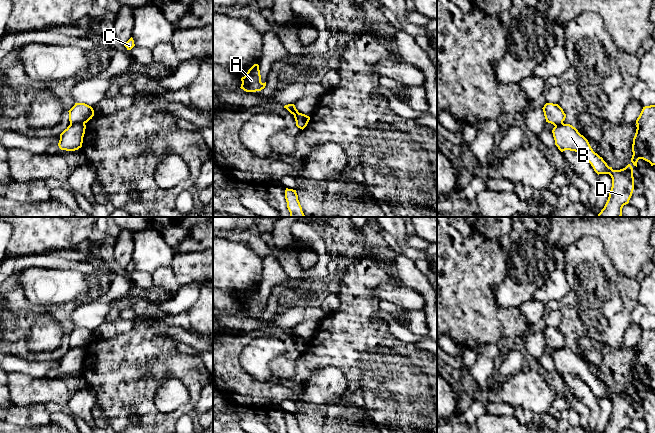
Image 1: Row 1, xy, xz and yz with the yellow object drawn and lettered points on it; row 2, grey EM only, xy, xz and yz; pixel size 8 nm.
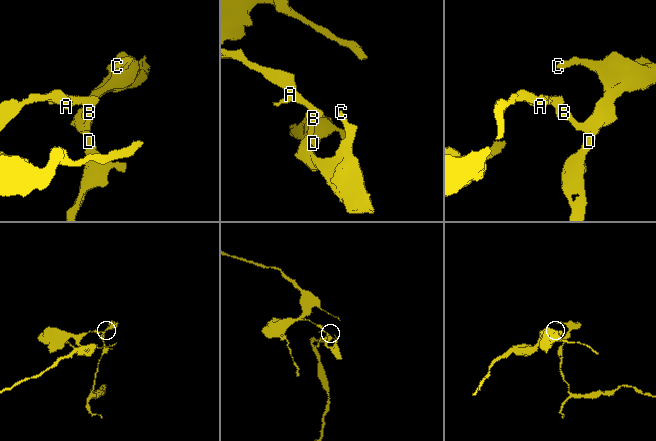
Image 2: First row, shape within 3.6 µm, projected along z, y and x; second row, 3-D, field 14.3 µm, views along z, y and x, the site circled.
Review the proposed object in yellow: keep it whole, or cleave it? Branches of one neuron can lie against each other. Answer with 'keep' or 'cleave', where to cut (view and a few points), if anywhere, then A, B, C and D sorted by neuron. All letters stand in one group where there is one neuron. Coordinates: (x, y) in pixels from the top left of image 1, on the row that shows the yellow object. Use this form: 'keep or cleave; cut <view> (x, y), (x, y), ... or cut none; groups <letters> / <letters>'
cleave; cut xy (84, 123), (70, 124); groups A / B C D

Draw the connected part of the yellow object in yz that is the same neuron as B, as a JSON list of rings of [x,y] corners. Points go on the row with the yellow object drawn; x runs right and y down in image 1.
[[[561,123],[553,130],[555,145],[563,152],[575,151],[584,156],[594,171],[599,174],[609,174],[612,178],[612,187],[608,200],[598,214],[598,217],[621,217],[622,208],[629,203],[634,190],[633,168],[628,164],[620,170],[613,170],[597,153],[593,151],[588,140],[570,124]]]

